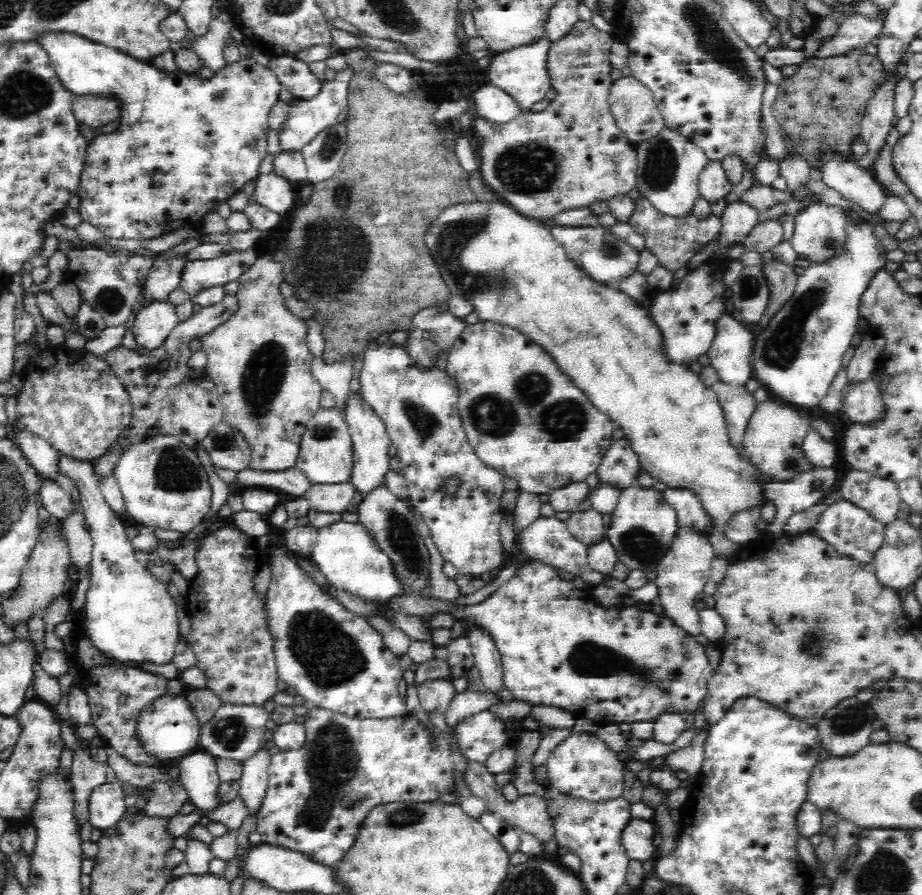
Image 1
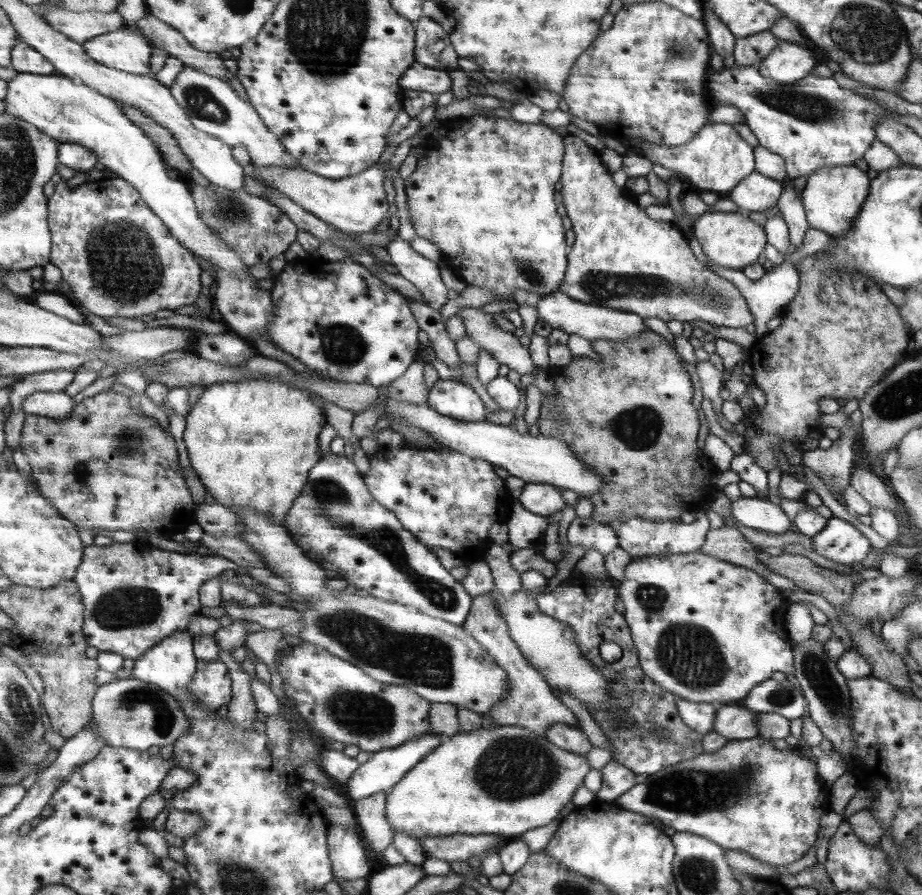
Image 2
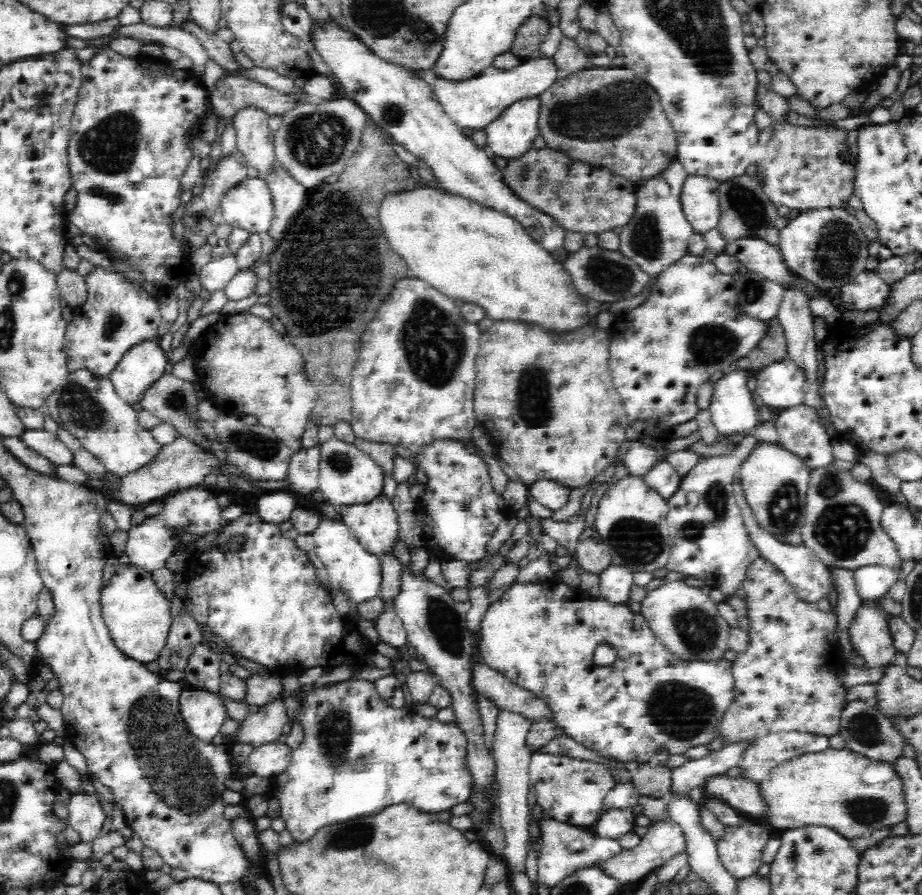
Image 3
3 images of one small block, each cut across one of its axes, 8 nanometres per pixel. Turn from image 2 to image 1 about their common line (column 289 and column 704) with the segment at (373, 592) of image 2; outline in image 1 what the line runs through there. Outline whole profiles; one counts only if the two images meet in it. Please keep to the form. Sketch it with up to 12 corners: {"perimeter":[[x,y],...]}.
{"perimeter":[[669,488],[664,499],[677,514],[677,529],[710,538],[711,516],[695,493]]}

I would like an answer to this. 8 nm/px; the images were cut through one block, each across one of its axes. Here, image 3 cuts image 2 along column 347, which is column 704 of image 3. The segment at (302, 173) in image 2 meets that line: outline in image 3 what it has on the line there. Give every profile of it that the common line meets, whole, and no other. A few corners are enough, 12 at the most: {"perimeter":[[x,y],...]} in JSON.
{"perimeter":[[686,175],[681,207],[703,235],[720,220],[716,179]]}

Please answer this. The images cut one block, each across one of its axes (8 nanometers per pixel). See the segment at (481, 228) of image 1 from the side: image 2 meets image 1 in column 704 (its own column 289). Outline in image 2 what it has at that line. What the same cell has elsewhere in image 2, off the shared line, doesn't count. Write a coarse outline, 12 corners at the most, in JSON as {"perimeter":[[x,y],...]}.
{"perimeter":[[262,378],[207,386],[182,439],[227,509],[287,511],[320,409]]}

